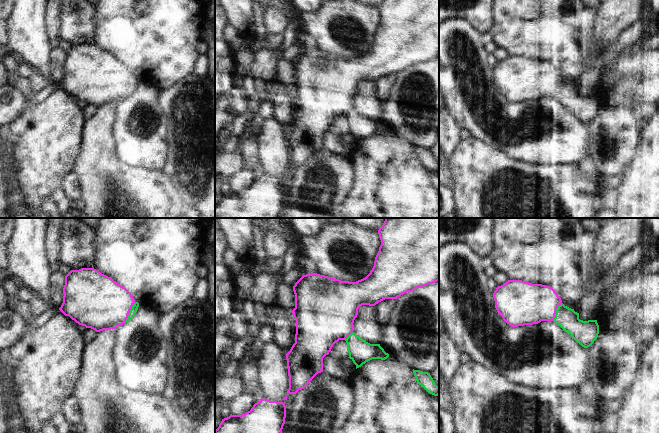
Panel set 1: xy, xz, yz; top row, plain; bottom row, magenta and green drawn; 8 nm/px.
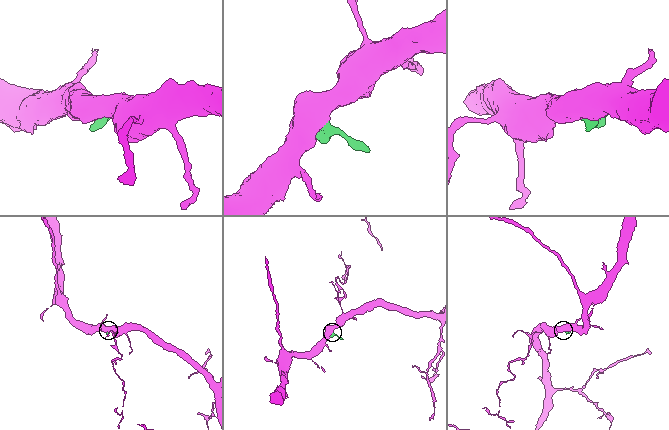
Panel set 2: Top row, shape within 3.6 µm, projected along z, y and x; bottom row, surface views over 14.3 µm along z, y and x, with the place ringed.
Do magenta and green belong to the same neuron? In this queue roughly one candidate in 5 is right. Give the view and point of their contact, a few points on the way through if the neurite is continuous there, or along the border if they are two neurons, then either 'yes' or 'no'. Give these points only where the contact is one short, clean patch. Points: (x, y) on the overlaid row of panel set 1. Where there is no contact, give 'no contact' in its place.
xy (129, 311) | across xy (100, 303), (108, 303), (129, 311), (135, 306) | yes

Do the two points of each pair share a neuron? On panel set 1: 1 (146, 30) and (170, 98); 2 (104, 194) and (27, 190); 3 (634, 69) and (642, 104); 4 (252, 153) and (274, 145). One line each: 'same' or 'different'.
1: different
2: different
3: same
4: different

